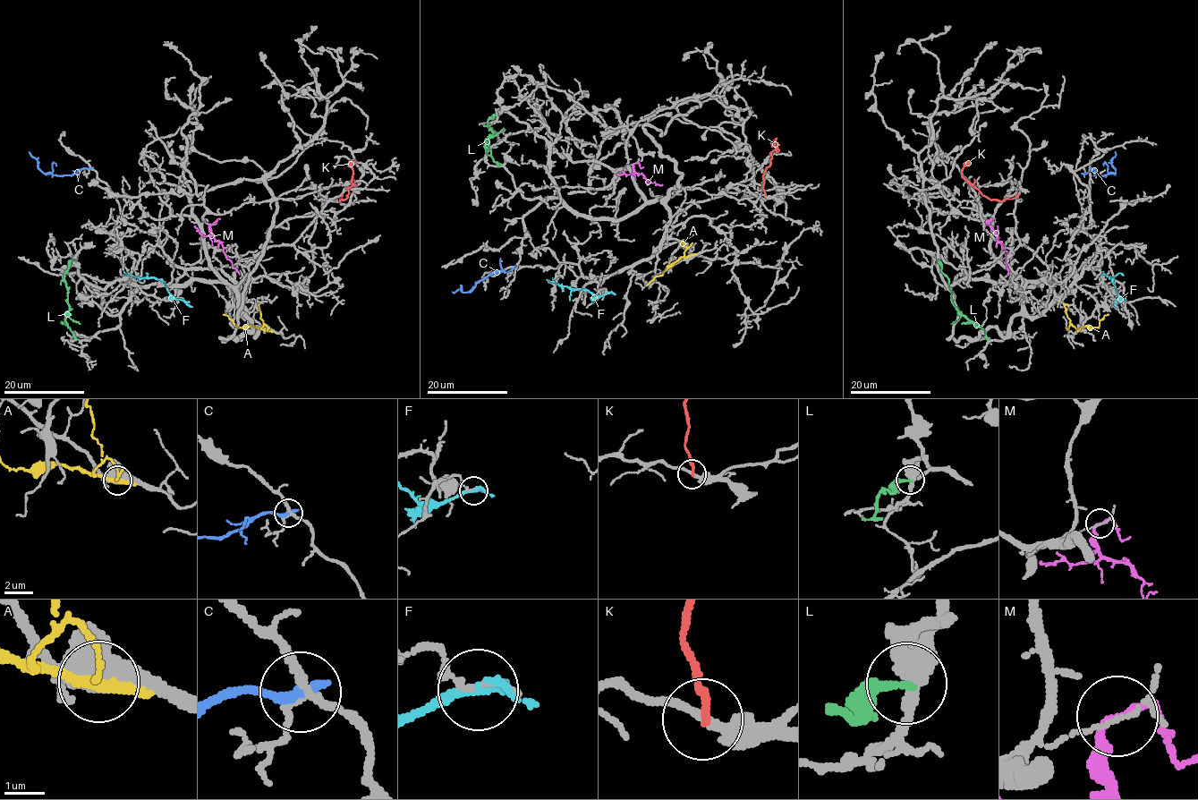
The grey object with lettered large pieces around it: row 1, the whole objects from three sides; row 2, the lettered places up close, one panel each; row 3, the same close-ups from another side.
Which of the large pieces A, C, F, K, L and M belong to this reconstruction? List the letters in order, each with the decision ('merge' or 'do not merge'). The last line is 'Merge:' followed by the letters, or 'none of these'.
A: do not merge
C: do not merge
F: do not merge
K: do not merge
L: do not merge
M: do not merge
Merge: none of these

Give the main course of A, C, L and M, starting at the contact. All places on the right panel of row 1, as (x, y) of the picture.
A: (1078, 330), (1082, 327), (1097, 327), (1099, 320), (1108, 314)
C: (1091, 168), (1095, 169), (1096, 175), (1114, 173), (1111, 161), (1116, 156), (1114, 152)
L: (938, 259), (948, 279), (953, 304), (983, 329), (987, 340)
M: (986, 225), (1007, 251), (1007, 274)

